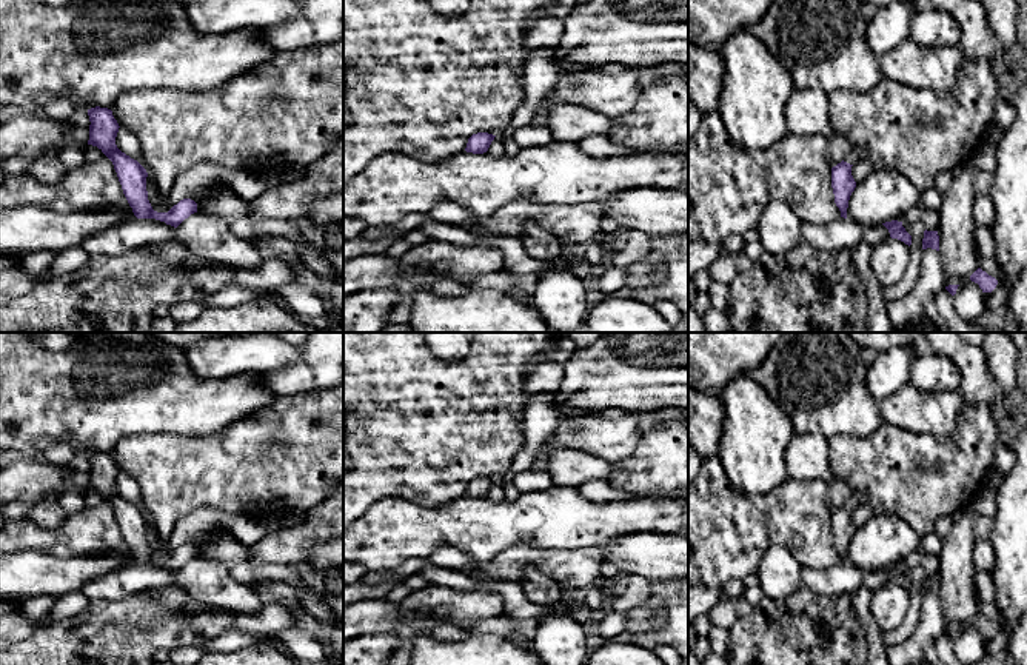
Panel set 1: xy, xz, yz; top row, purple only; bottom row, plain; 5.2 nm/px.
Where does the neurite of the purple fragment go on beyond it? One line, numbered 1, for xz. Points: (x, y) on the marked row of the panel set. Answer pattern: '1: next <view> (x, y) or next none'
1: next none

